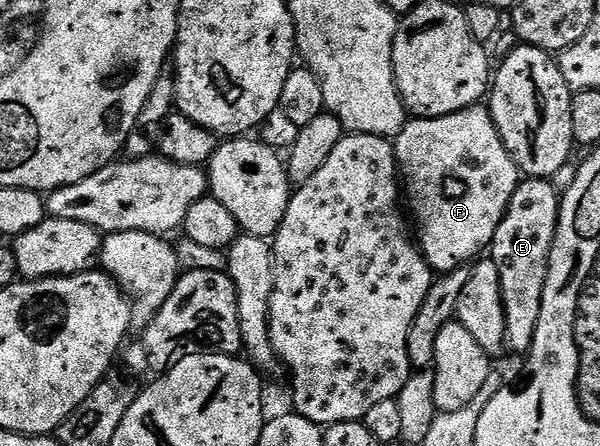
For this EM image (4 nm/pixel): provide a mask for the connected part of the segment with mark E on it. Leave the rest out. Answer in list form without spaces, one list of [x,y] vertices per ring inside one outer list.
[[[524,178],[514,190],[510,198],[510,206],[504,211],[502,222],[498,222],[498,230],[494,230],[494,238],[490,245],[490,259],[498,266],[498,278],[502,282],[502,300],[506,314],[505,345],[516,352],[531,353],[534,334],[540,328],[542,314],[542,294],[548,286],[548,267],[550,266],[550,250],[556,247],[556,231],[558,218],[562,215],[562,192],[548,178]]]

